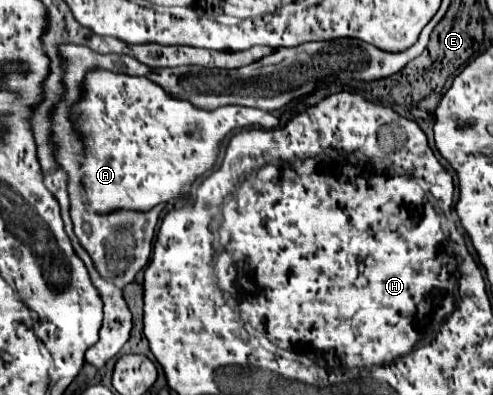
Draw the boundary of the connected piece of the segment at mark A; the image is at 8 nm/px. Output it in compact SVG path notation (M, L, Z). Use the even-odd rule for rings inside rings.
M91 71L83 83L83 99L73 107L77 127L85 141L85 161L83 161L83 183L87 189L89 209L99 213L109 213L113 209L135 209L147 211L159 203L177 199L189 191L189 183L213 167L219 141L233 129L261 125L263 129L277 127L277 117L267 111L225 105L215 111L197 109L187 101L169 97L159 85L145 77L131 77L111 71Z

